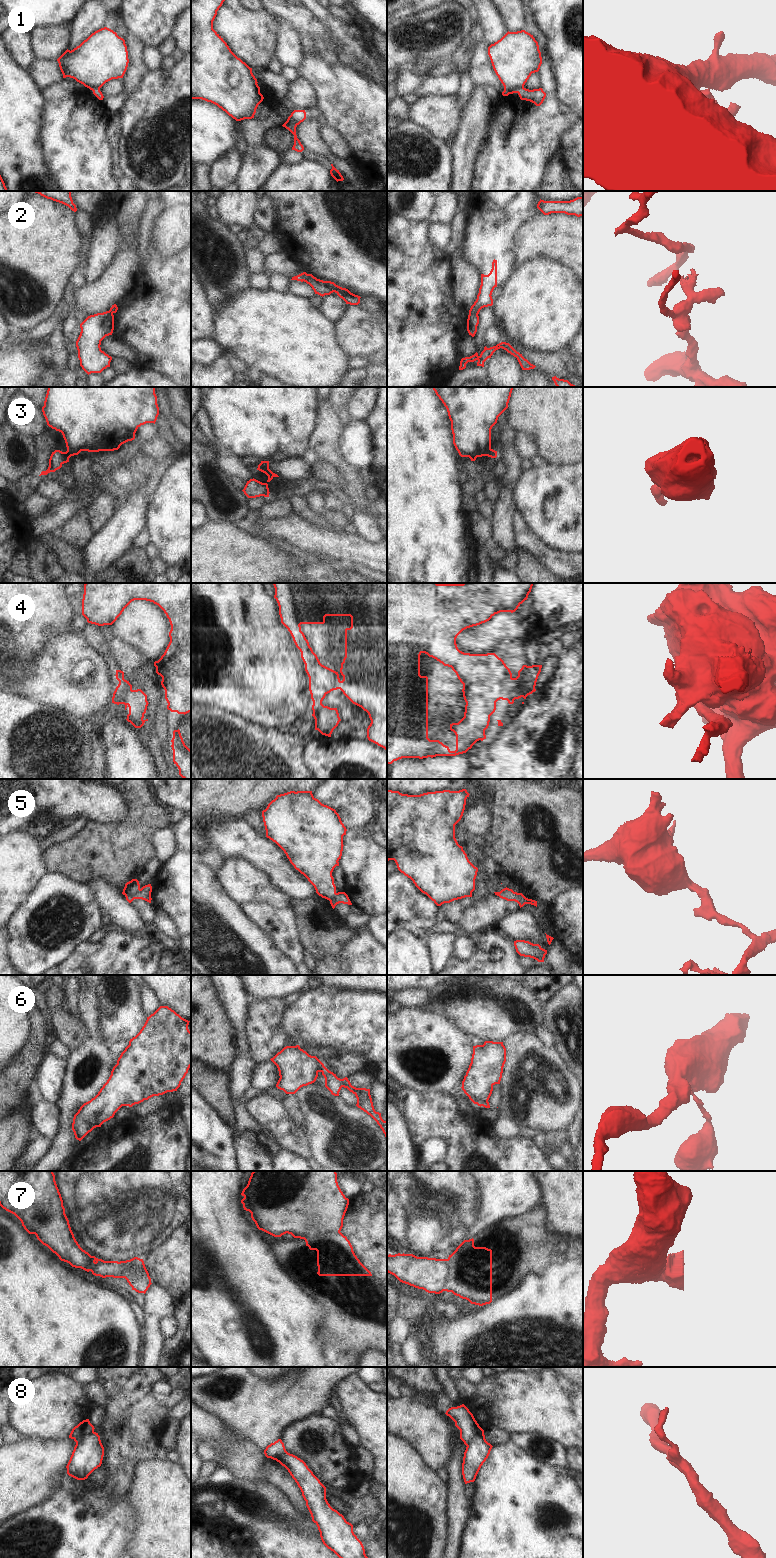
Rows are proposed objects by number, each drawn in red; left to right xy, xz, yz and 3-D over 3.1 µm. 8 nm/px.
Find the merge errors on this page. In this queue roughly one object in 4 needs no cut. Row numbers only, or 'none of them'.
1, 2, 3, 4, 5, 6, 7, 8

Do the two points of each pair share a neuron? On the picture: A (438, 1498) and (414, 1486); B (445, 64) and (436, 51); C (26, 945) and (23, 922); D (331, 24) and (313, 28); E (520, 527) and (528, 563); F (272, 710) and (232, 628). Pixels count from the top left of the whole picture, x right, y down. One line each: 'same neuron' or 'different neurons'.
A: same neuron
B: different neurons
C: same neuron
D: different neurons
E: different neurons
F: same neuron

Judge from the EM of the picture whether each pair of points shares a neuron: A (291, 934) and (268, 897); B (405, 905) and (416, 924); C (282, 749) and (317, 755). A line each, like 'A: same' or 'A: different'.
A: same
B: same
C: different

